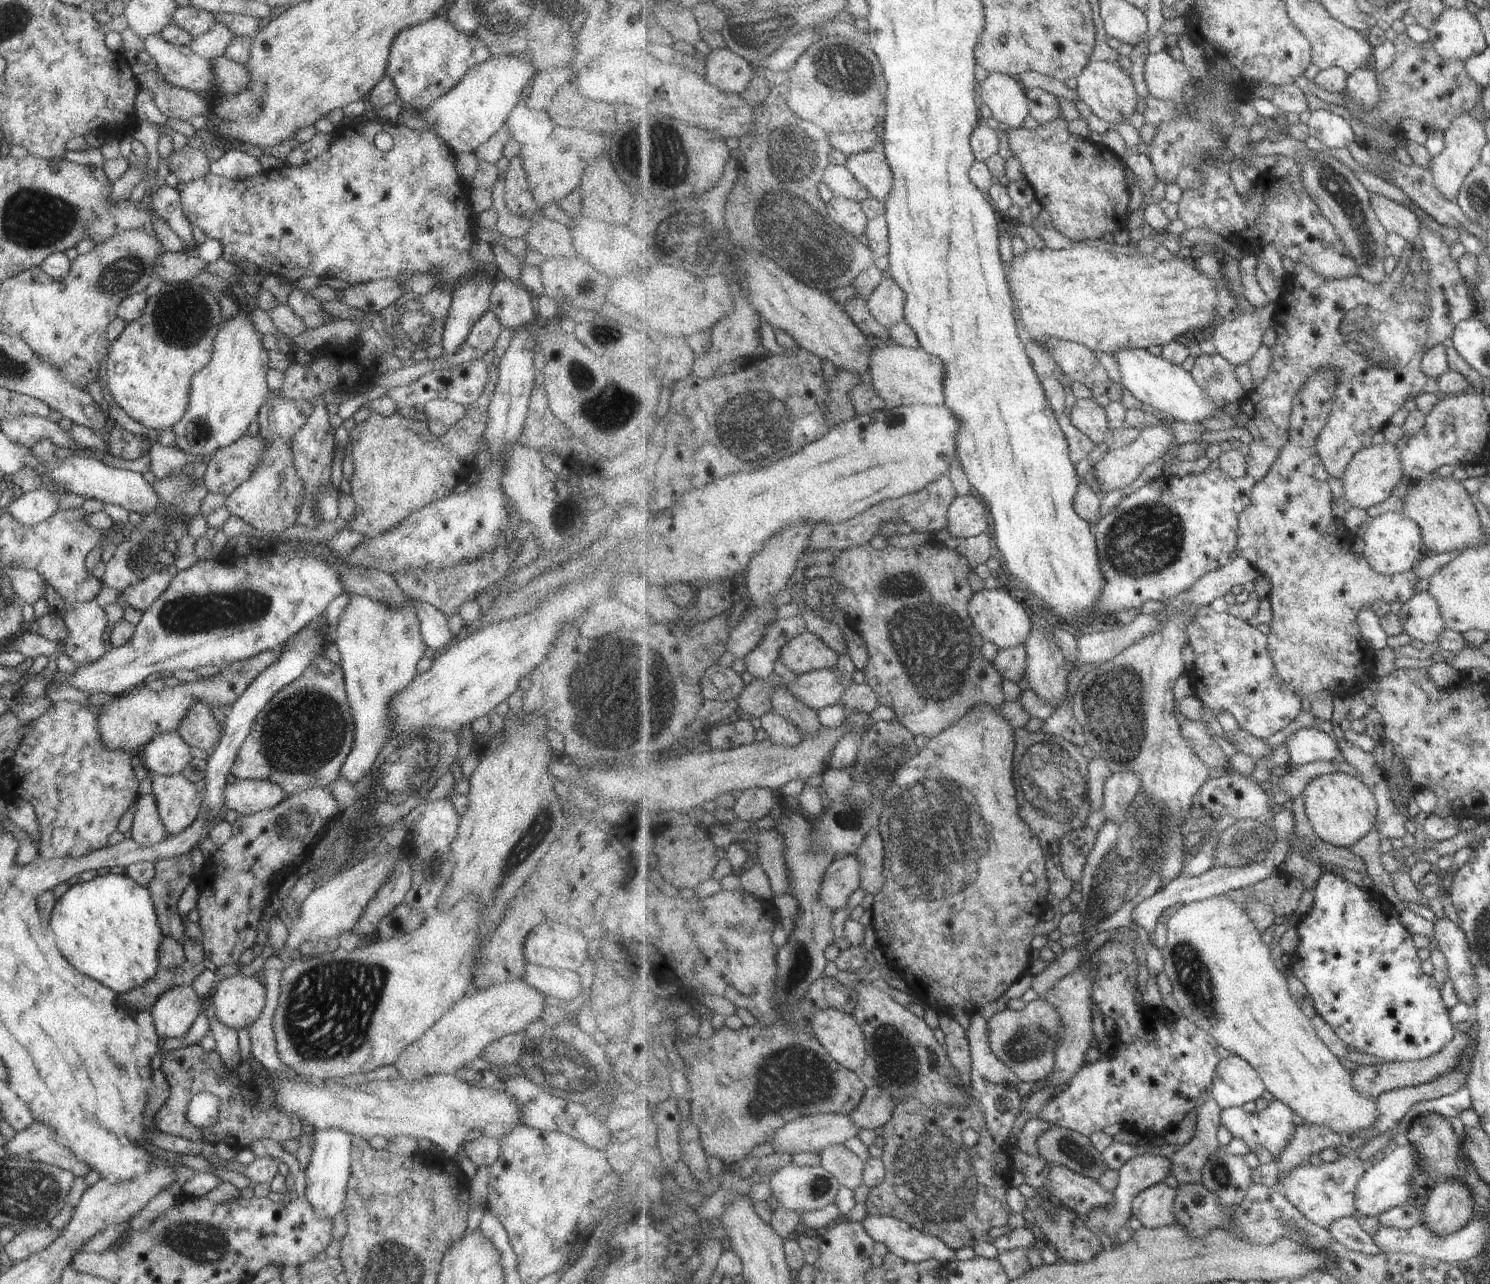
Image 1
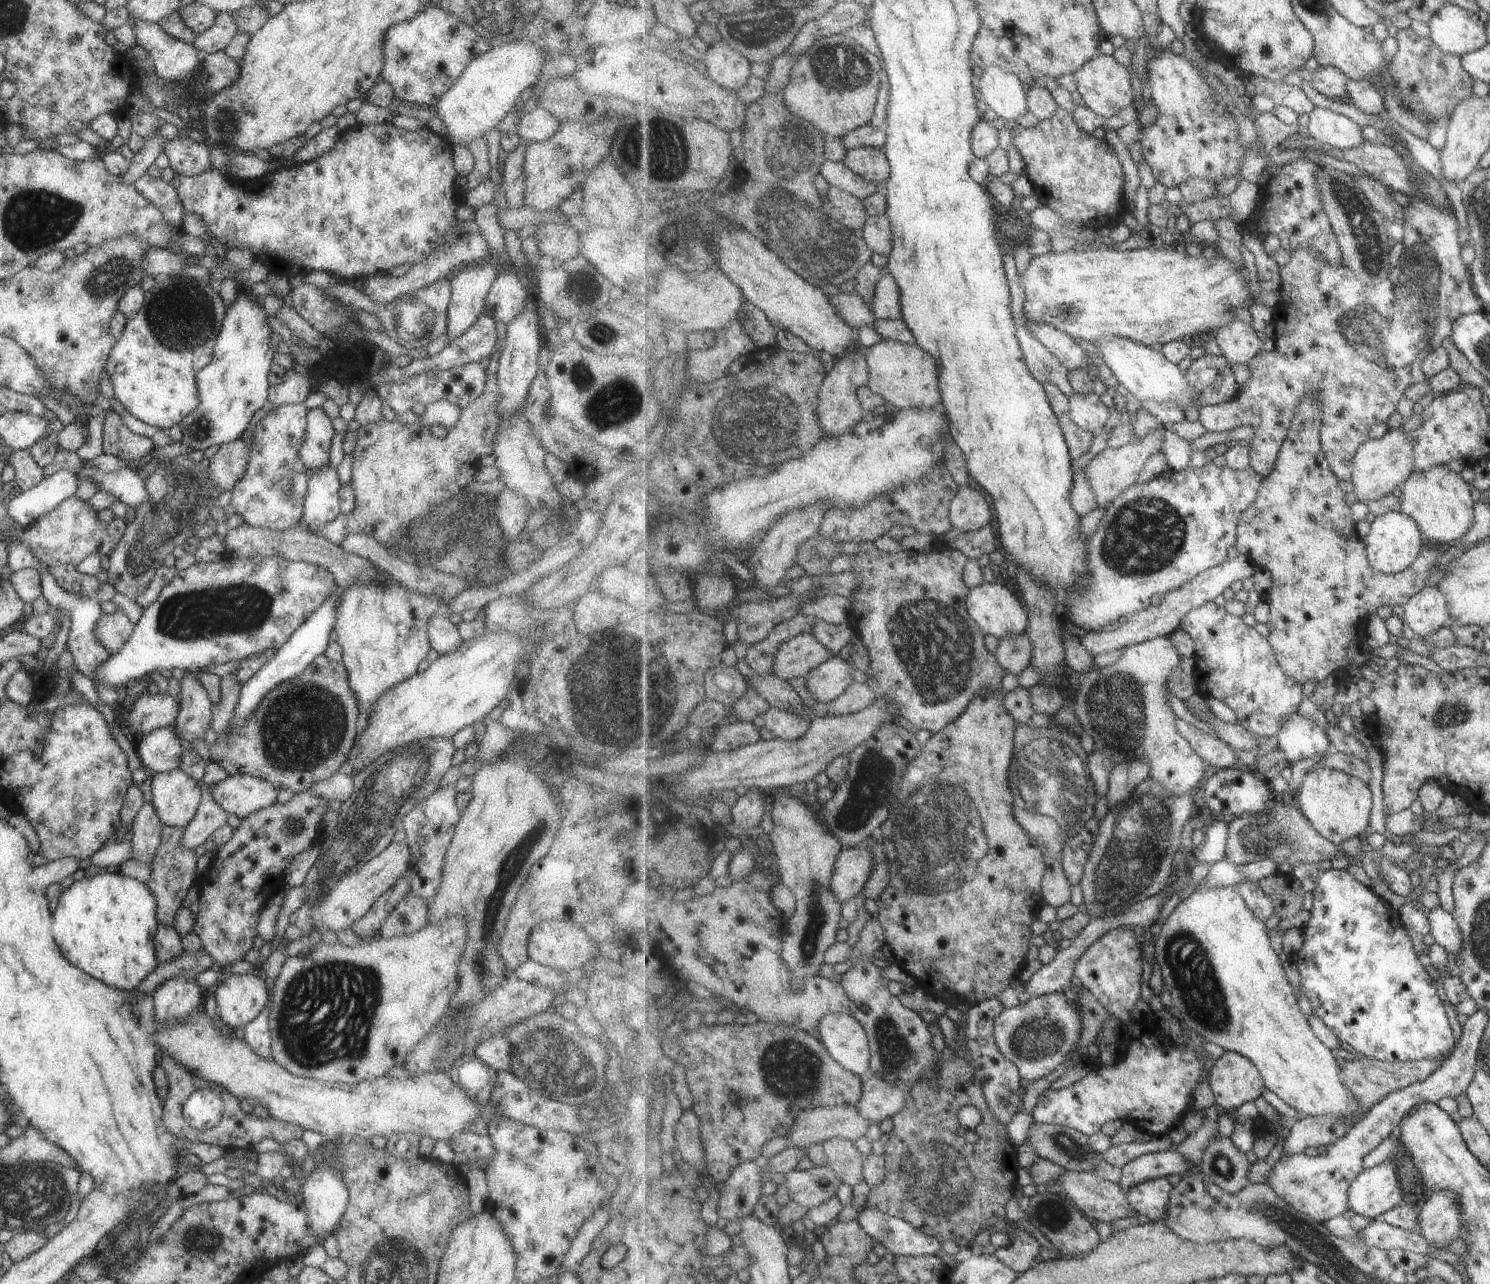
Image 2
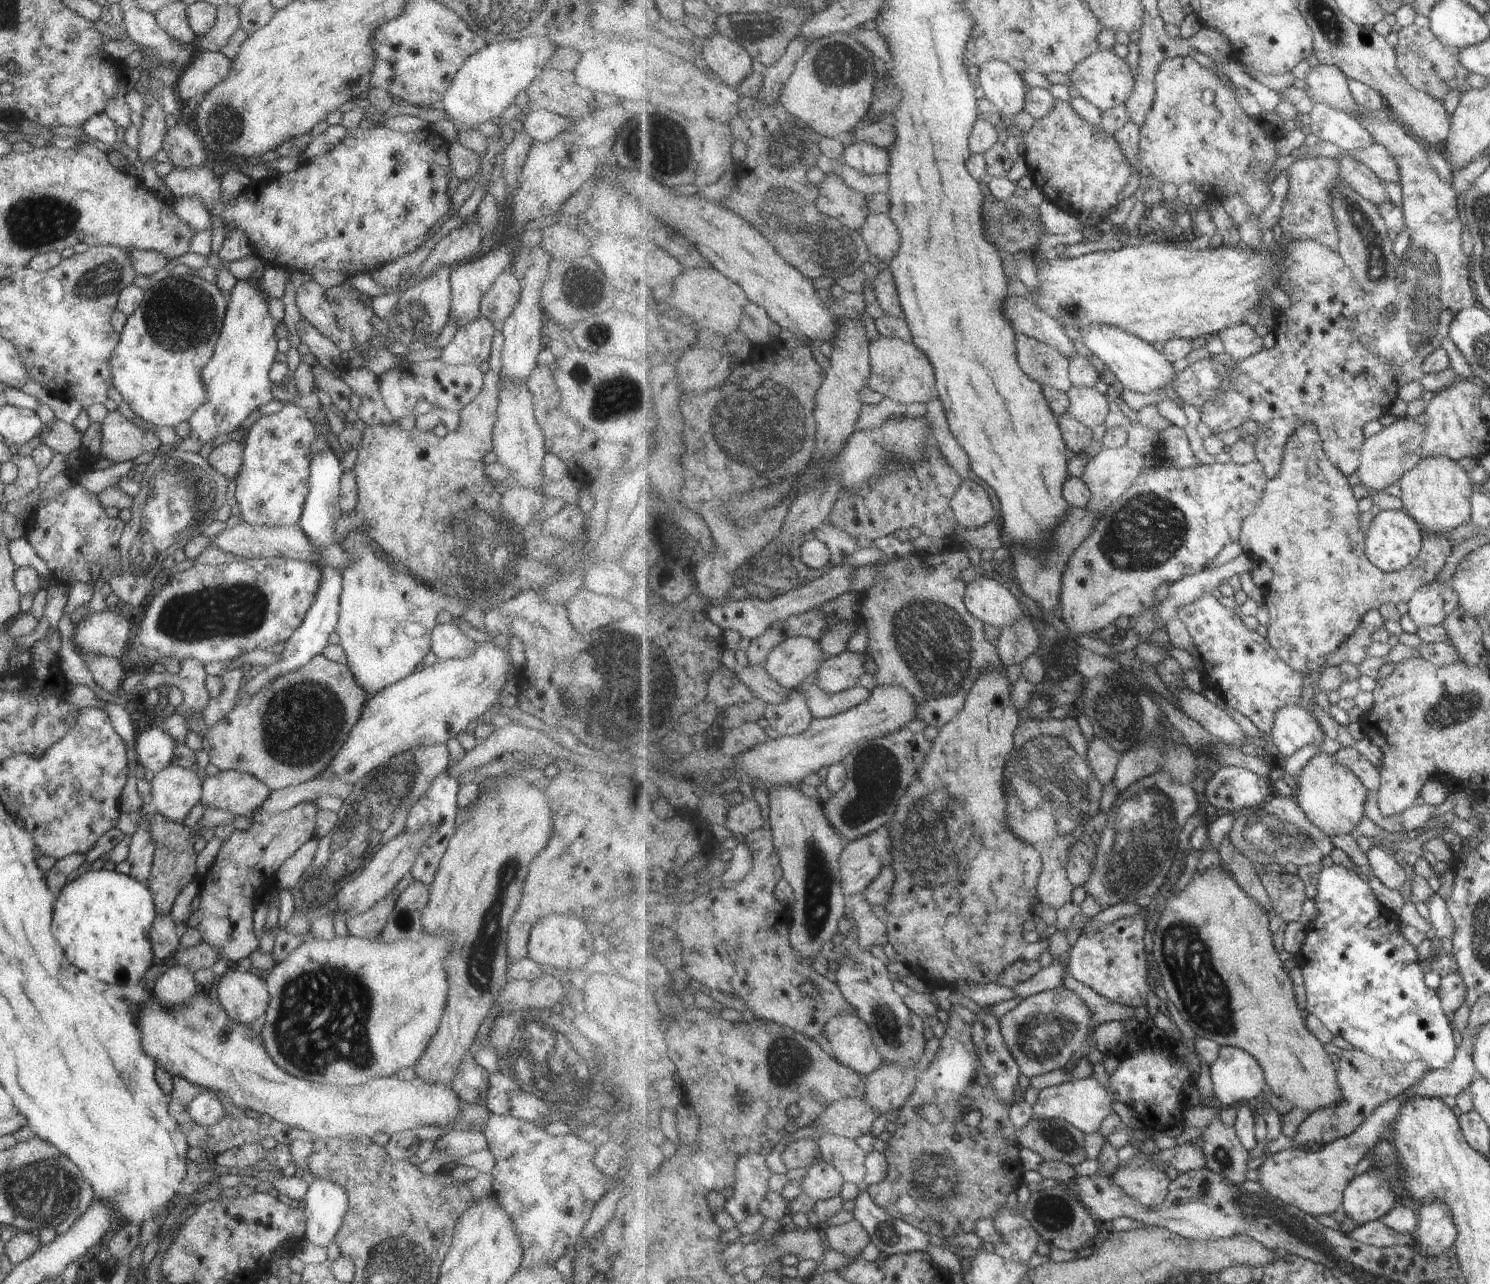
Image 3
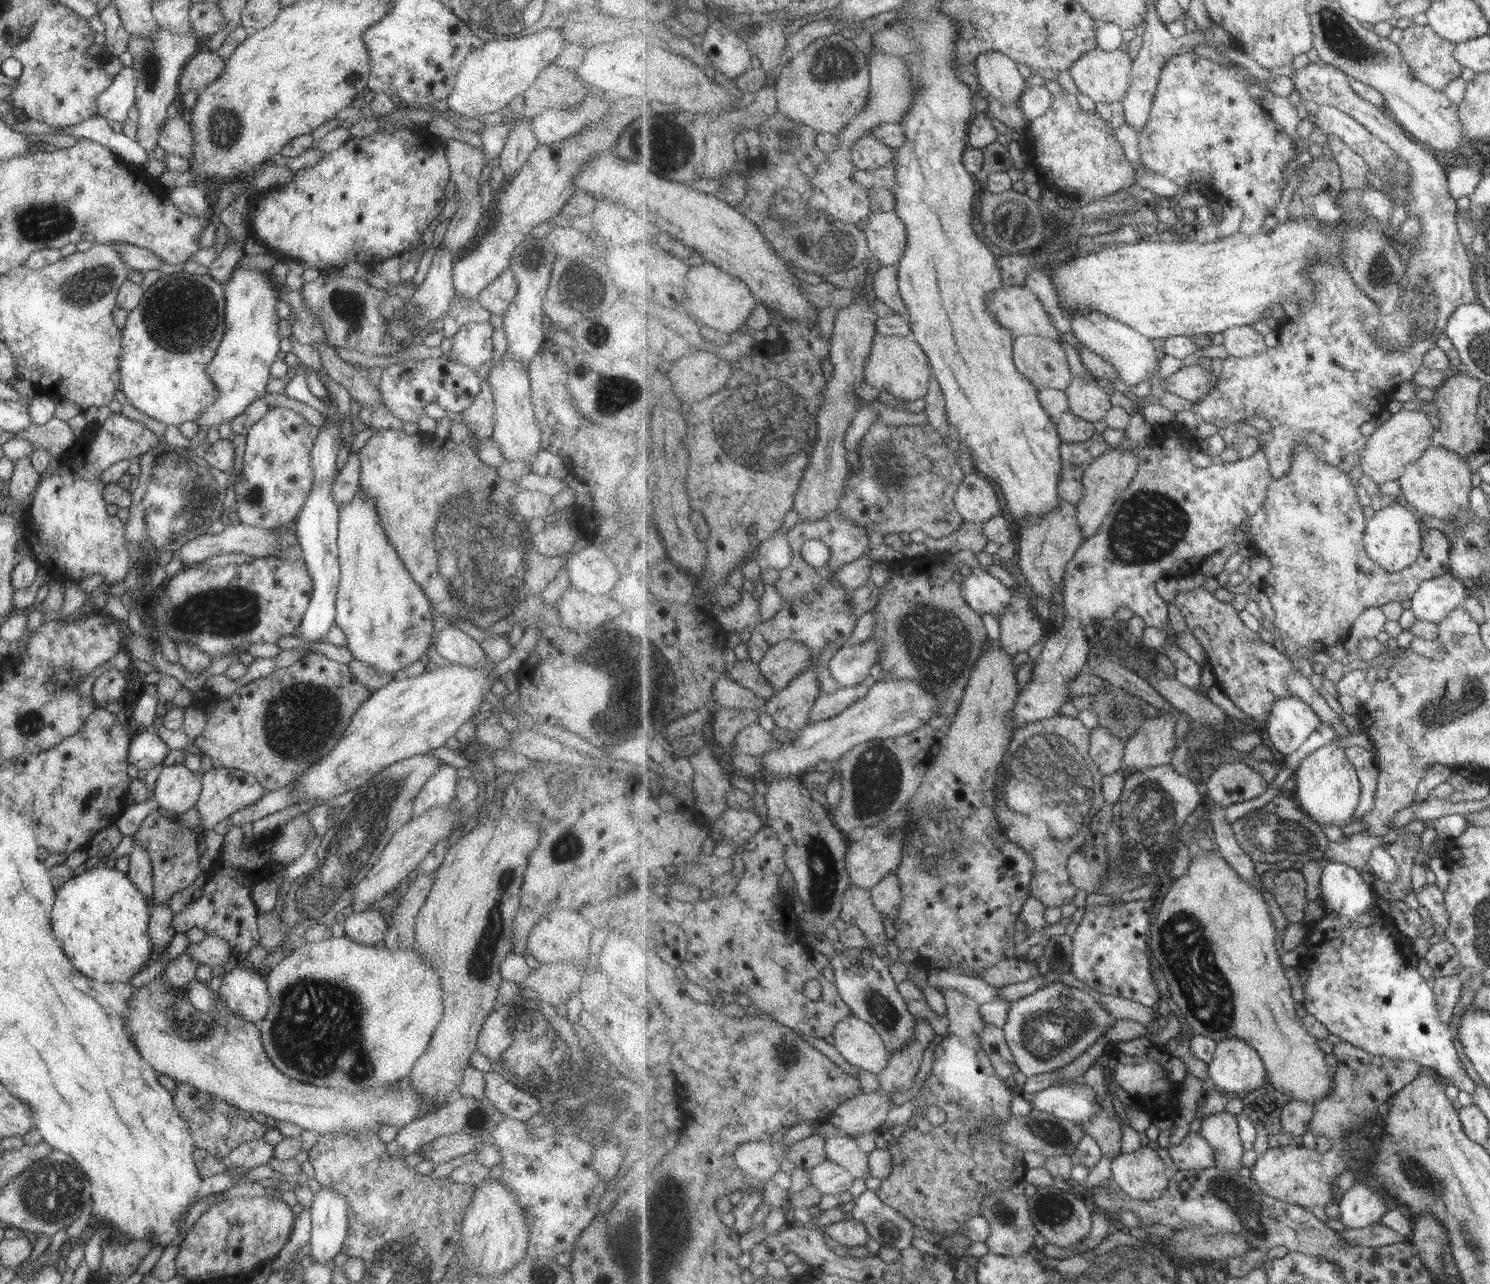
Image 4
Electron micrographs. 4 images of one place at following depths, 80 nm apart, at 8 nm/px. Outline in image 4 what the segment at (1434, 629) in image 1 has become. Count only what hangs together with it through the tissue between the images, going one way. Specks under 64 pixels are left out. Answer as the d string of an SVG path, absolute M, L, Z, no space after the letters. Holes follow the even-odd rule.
M1448 572L1423 583L1418 594L1411 600L1411 608L1417 619L1438 624L1452 610L1463 606L1468 596L1464 582Z

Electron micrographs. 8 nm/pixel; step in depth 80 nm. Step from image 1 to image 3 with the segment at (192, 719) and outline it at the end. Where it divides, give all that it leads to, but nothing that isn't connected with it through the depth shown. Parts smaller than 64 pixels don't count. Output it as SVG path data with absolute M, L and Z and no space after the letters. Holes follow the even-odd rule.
M188 657L183 658L180 663L180 671L173 675L168 672L160 674L147 672L146 678L136 688L136 692L141 690L144 694L150 687L159 686L162 683L177 686L183 692L184 700L176 708L176 713L180 713L184 719L192 718L196 714L203 717L204 707L211 697L205 685L207 674L204 671L204 664Z

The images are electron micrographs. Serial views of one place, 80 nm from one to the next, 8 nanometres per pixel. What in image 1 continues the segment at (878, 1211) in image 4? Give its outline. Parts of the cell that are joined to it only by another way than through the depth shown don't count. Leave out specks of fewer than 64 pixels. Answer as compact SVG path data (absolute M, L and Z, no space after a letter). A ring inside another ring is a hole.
M868 1215L863 1222L867 1231L878 1241L883 1242L890 1251L894 1251L898 1256L915 1263L929 1262L930 1260L940 1260L949 1264L956 1259L956 1249L946 1244L940 1237L928 1234L923 1230L912 1227L909 1222L898 1217L886 1215Z

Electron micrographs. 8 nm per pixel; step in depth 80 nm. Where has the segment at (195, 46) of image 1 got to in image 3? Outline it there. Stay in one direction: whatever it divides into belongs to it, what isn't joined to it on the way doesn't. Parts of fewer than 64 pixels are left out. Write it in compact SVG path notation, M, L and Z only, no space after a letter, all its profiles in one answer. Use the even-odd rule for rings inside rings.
M229 4L217 6L216 24L206 34L199 36L196 43L207 51L221 51L240 26L239 7Z

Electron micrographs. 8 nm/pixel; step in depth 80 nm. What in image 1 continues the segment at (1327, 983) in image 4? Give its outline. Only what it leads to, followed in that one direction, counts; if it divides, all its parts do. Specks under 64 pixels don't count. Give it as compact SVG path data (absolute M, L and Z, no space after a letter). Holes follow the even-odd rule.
M1331 871L1321 876L1316 888L1314 888L1315 900L1314 907L1307 917L1297 924L1302 944L1300 948L1290 956L1290 966L1293 974L1298 977L1307 987L1315 1001L1315 1010L1317 1014L1322 1015L1328 1024L1342 1037L1342 1040L1359 1052L1372 1054L1384 1060L1385 1063L1393 1063L1396 1061L1421 1061L1430 1058L1432 1055L1438 1054L1444 1047L1454 1039L1454 1028L1450 1024L1446 1006L1442 1004L1440 992L1438 992L1437 980L1432 975L1426 974L1422 968L1422 958L1418 954L1418 946L1414 942L1413 932L1408 928L1404 928L1402 920L1400 920L1400 911L1396 910L1396 906L1390 903L1386 897L1375 891L1364 890L1355 882L1347 881L1346 877Z

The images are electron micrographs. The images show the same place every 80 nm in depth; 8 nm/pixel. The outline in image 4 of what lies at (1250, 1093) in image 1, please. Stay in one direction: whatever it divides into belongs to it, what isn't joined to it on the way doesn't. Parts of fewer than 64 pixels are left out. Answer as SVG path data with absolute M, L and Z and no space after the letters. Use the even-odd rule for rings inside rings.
M1240 1037L1219 1042L1216 1058L1209 1065L1211 1083L1229 1098L1262 1088L1269 1080L1264 1059Z

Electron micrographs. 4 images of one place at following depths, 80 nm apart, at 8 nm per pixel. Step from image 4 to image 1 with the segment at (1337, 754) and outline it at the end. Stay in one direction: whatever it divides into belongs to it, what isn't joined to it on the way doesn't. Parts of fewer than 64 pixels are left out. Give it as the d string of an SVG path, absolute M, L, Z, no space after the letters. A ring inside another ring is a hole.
M1335 772L1315 778L1305 790L1305 803L1311 823L1320 838L1337 847L1346 847L1368 836L1379 822L1379 800L1375 792L1361 779Z

